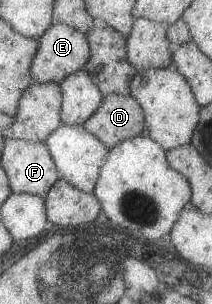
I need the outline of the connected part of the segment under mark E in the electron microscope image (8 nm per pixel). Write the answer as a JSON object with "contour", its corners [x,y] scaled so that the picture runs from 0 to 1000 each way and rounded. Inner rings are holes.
{"contour":[[[259,72],[184,128],[189,155],[151,204],[151,243],[175,273],[278,270],[401,227],[434,164],[406,109]]]}

